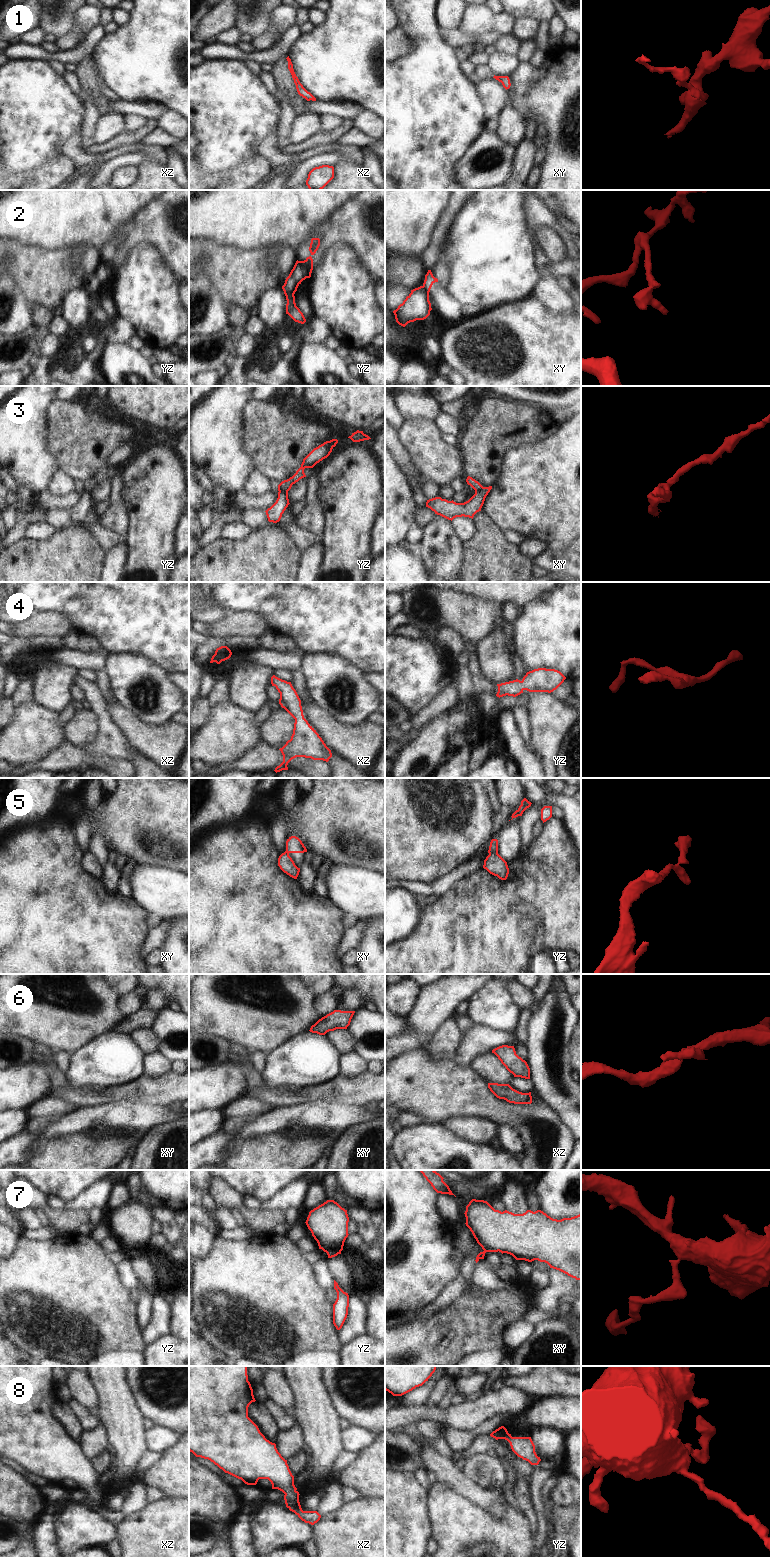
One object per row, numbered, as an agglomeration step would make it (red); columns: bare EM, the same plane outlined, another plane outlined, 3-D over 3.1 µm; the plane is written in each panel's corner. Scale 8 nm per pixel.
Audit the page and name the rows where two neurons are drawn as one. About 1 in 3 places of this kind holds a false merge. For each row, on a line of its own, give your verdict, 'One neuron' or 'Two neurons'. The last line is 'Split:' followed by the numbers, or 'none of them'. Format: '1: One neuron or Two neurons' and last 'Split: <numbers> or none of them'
1: One neuron
2: Two neurons
3: Two neurons
4: One neuron
5: Two neurons
6: Two neurons
7: Two neurons
8: One neuron
Split: 2, 3, 5, 6, 7

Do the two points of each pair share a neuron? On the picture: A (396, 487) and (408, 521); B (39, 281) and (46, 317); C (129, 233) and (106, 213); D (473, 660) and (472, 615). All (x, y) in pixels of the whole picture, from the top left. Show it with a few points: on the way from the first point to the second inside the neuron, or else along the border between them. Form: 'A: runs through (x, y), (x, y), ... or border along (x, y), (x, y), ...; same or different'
A: runs through (395, 495), (395, 508), (400, 513); same
B: border along (32, 314), (38, 309), (46, 309), (53, 317); different
C: border along (140, 212), (107, 245); different
D: border along (453, 628), (463, 638), (476, 643); different

